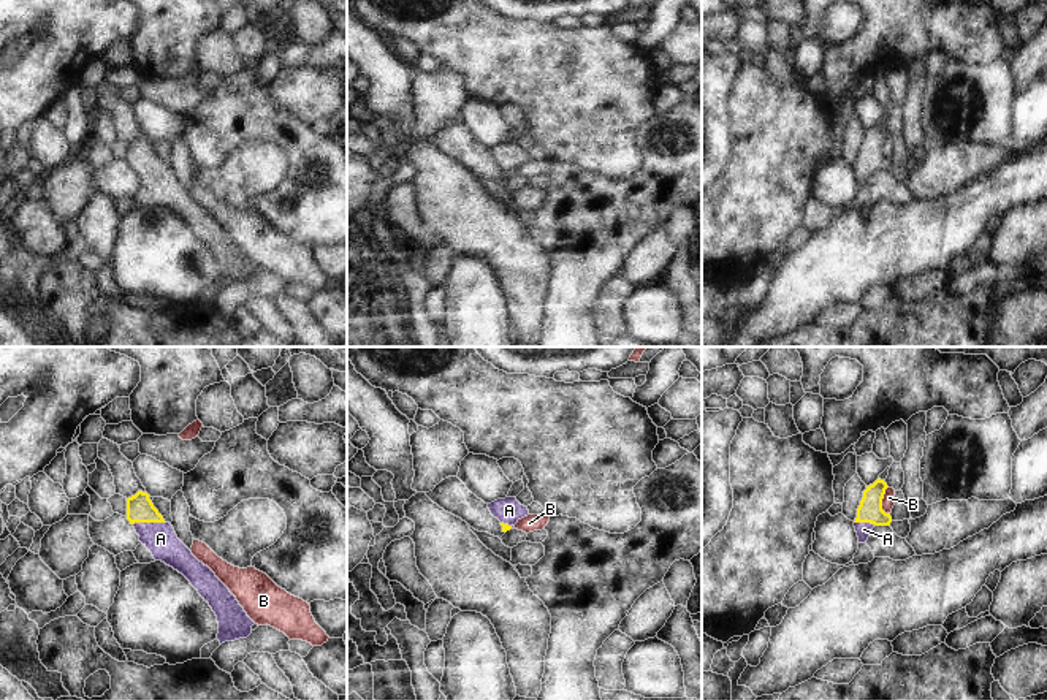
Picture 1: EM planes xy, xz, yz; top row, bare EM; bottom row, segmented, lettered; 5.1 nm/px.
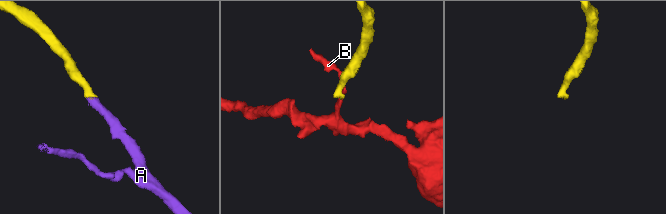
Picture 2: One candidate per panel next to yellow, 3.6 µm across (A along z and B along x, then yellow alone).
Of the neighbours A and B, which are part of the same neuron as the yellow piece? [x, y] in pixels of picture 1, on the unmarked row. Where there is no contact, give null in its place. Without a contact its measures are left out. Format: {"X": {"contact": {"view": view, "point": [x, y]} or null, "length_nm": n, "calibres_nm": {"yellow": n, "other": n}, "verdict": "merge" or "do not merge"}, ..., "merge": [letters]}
{"A": {"contact": {"view": "xy", "point": [148, 167]}, "length_nm": 160, "calibres_nm": {"yellow": 140, "other": 160}, "verdict": "merge"}, "B": {"contact": {"view": "yz", "point": [881, 146]}, "length_nm": 140, "calibres_nm": {"yellow": 130, "other": 60}, "verdict": "do not merge"}, "merge": ["A"]}

